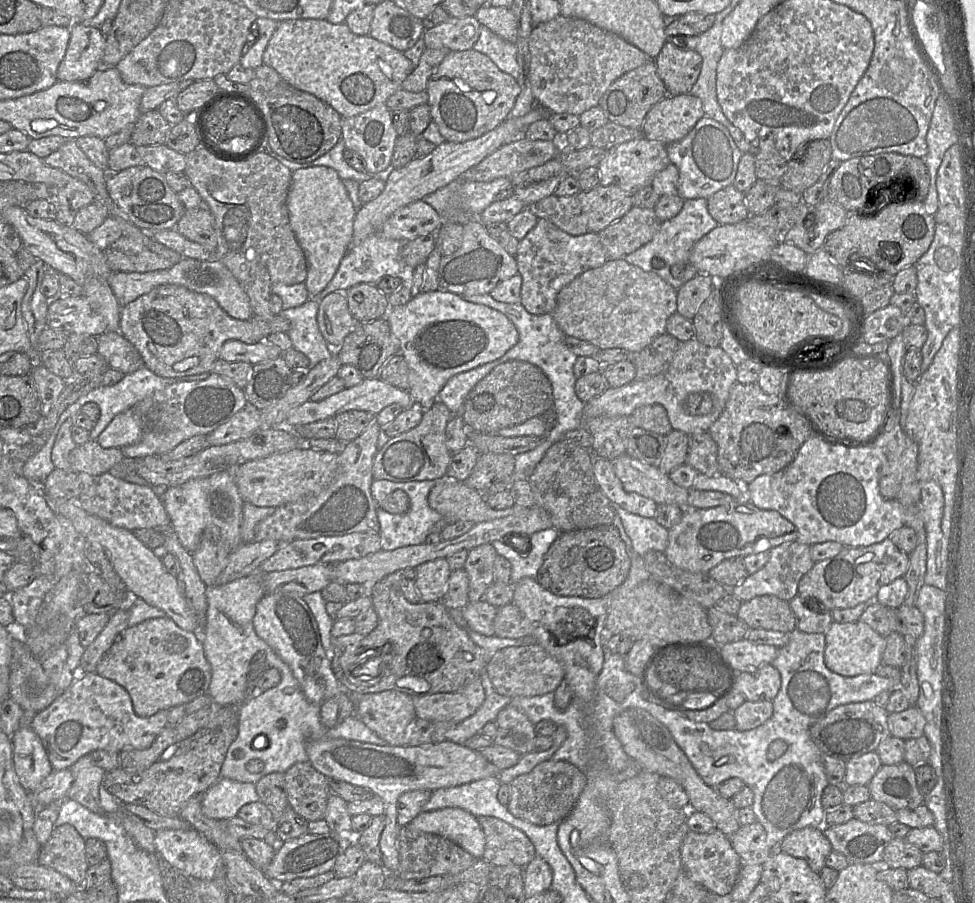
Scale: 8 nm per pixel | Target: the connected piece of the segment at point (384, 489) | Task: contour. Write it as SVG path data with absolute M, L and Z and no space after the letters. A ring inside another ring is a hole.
M373 480L371 484L371 494L376 504L379 506L377 510L378 521L380 524L379 534L381 537L382 550L394 550L399 547L418 545L426 542L429 533L433 532L433 528L442 519L442 515L432 509L428 503L428 495L430 490L435 486L436 480L411 481L411 482L394 482L390 480ZM396 490L404 491L410 499L410 508L406 513L393 514L380 508L381 502Z

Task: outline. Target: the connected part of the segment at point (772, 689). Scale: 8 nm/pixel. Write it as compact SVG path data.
M764 664L754 672L739 672L733 690L741 693L746 701L772 701L781 687L780 672L772 664Z

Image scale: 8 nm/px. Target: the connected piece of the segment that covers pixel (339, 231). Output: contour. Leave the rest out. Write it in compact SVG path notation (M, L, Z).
M326 166L299 169L292 173L287 209L290 227L307 262L307 277L304 283L310 296L316 296L332 280L350 248L357 209L338 173Z

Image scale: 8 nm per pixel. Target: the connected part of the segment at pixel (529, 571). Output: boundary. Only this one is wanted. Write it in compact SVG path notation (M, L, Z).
M549 528L533 533L523 543L521 539L517 545L513 544L509 536L506 537L509 542L496 540L491 543L498 555L504 556L511 564L511 584L525 577L536 579L545 554L559 534L557 529Z

